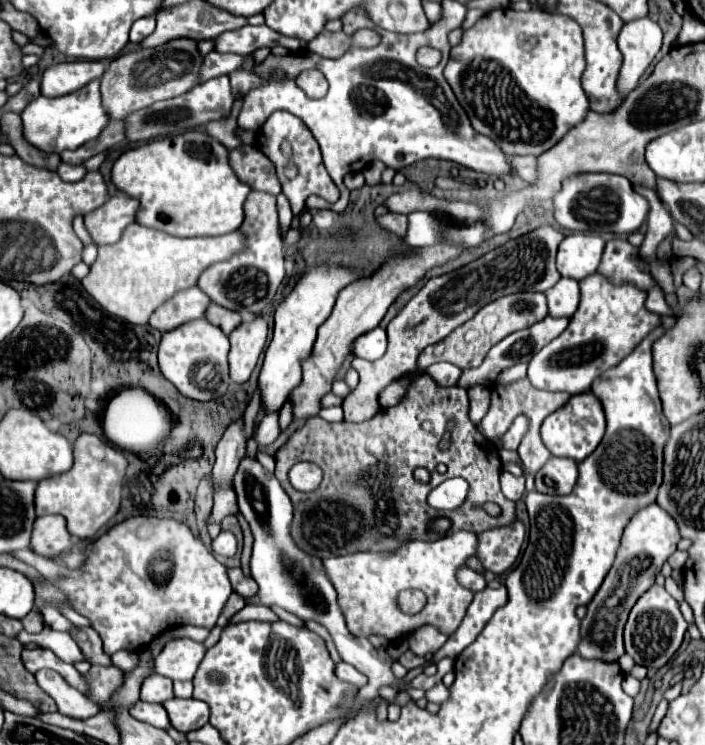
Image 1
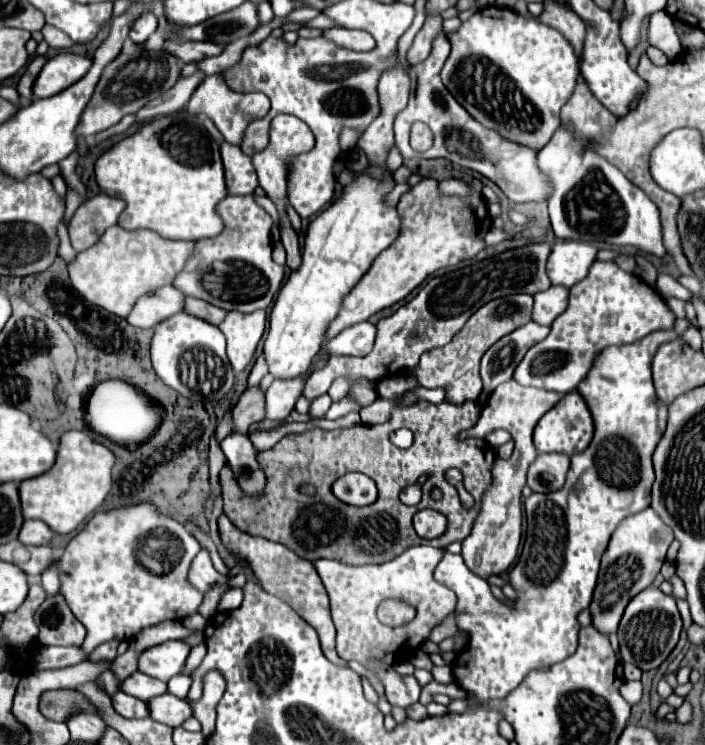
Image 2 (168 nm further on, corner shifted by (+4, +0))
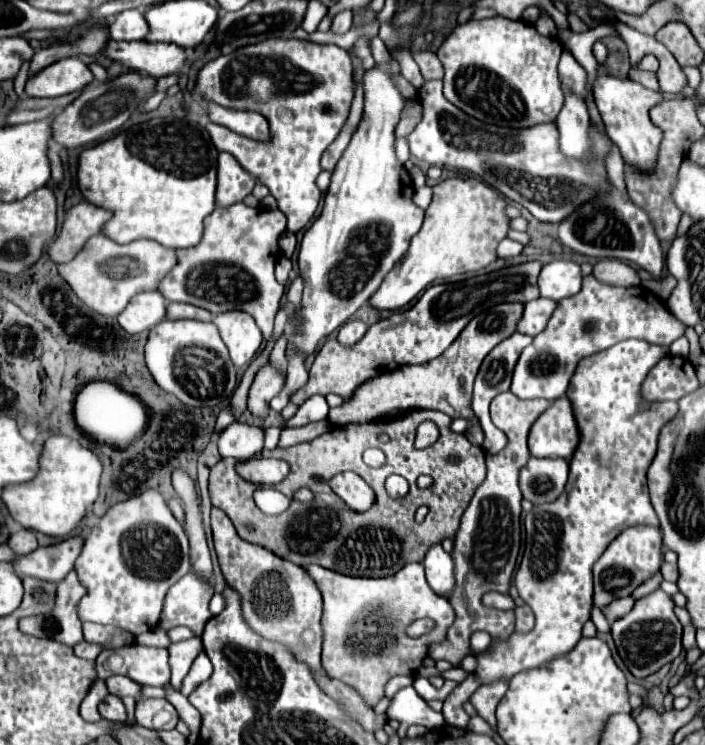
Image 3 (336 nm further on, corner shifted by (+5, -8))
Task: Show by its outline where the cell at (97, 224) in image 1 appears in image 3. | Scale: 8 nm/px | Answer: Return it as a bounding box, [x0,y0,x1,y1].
[49,201,111,263]

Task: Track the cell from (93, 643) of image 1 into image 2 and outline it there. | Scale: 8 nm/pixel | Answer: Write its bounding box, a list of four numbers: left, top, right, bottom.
[34,595,86,645]

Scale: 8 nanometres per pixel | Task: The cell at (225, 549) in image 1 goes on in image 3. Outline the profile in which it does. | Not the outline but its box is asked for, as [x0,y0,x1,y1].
[159,571,213,637]

